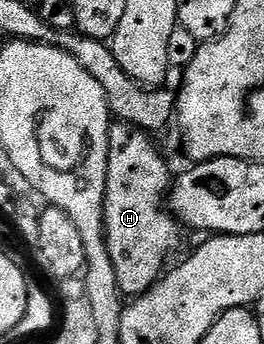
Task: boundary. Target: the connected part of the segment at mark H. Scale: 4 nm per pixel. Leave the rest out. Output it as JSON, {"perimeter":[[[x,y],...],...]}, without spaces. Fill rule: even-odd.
{"perimeter":[[[115,122],[109,130],[105,234],[113,270],[117,273],[117,286],[127,298],[145,295],[159,281],[168,267],[167,259],[178,250],[183,240],[184,229],[174,215],[165,210],[173,171],[151,140],[154,140],[152,133],[132,124]]]}

